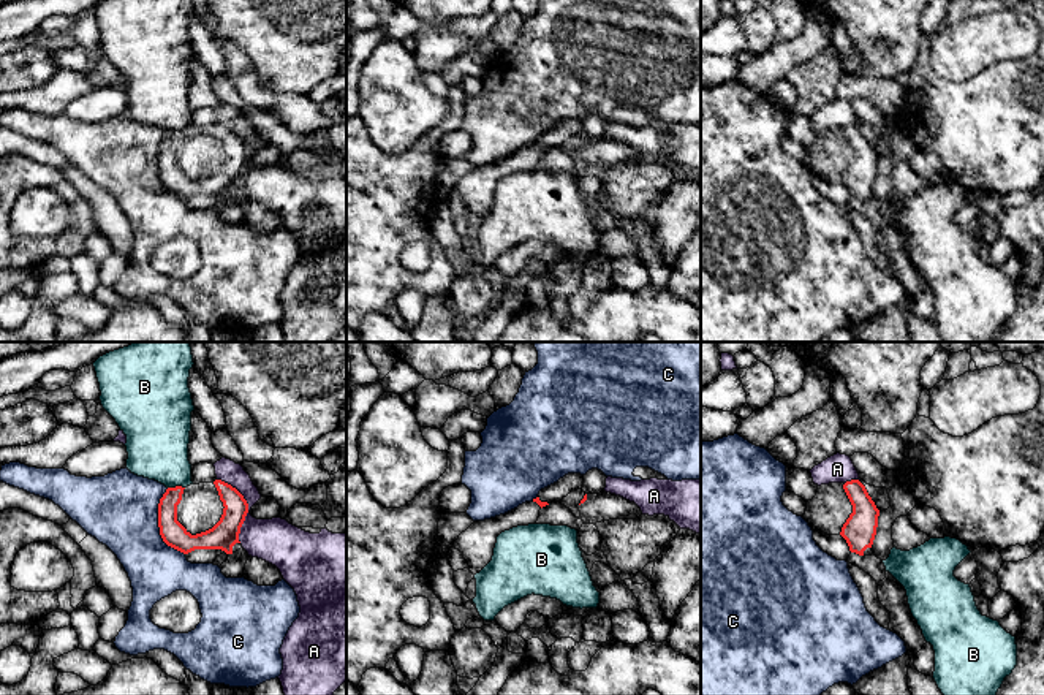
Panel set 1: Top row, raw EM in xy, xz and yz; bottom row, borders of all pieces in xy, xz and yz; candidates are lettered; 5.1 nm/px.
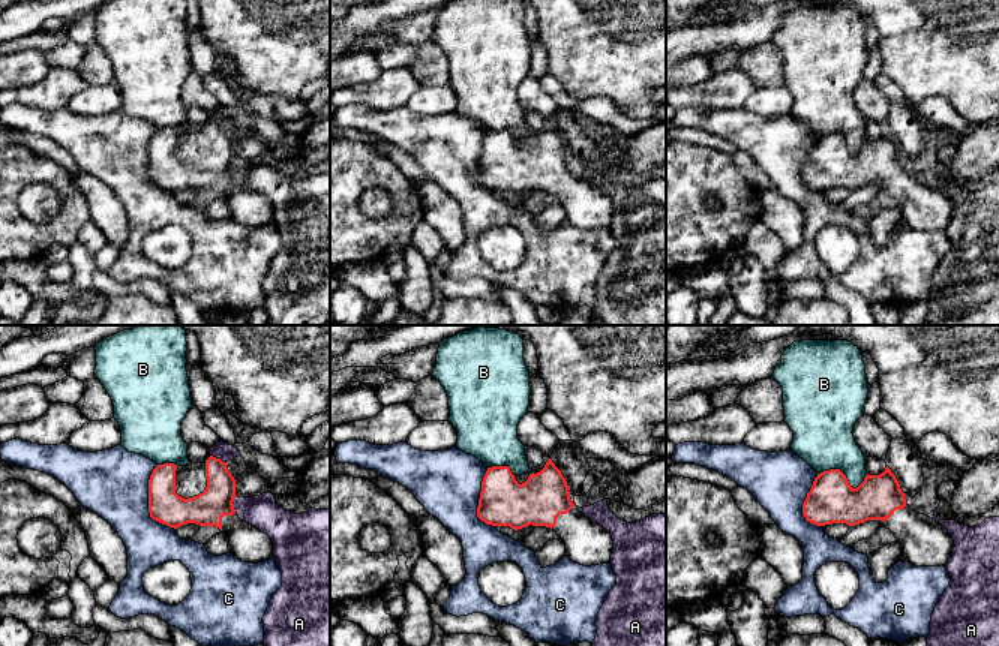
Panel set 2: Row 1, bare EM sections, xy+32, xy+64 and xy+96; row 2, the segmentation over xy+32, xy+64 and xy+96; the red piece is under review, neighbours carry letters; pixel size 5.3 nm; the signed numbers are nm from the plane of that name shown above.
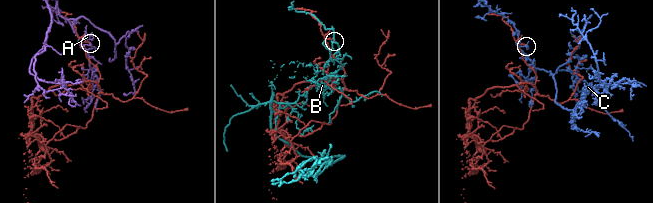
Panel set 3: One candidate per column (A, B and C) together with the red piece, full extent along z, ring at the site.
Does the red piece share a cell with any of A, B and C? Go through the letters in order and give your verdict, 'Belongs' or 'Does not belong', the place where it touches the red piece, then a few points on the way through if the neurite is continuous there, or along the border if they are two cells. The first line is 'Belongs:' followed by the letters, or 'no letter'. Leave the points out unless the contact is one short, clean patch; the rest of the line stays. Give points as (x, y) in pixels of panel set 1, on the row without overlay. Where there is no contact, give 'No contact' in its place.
Belongs: no letter
A: Does not belong. Touches red at xy (247, 152)
B: Does not belong. Touches red at xy (176, 132)
C: Does not belong. Touches red at xy (158, 170)

